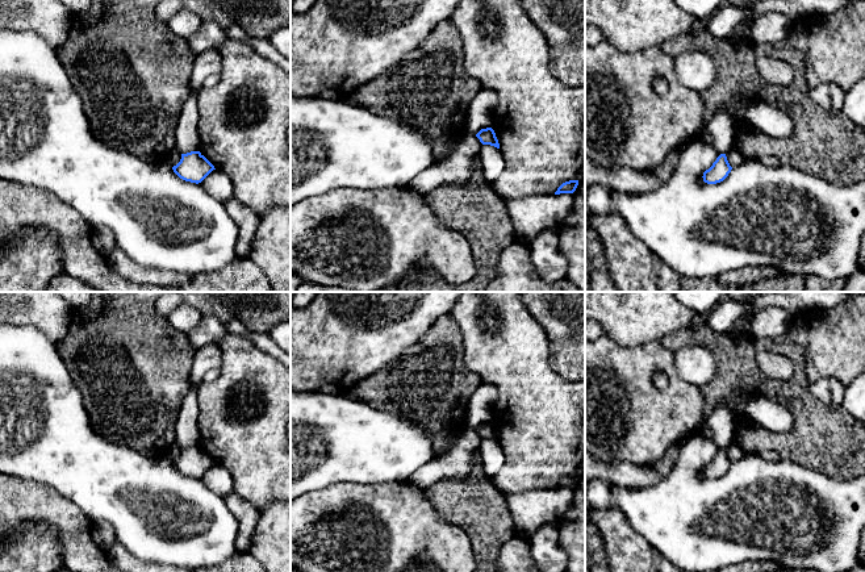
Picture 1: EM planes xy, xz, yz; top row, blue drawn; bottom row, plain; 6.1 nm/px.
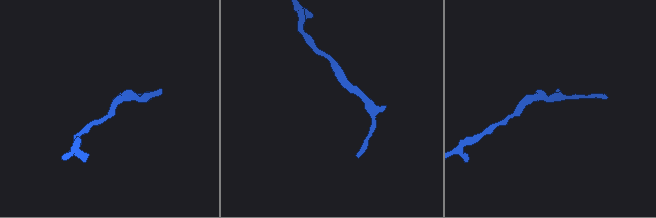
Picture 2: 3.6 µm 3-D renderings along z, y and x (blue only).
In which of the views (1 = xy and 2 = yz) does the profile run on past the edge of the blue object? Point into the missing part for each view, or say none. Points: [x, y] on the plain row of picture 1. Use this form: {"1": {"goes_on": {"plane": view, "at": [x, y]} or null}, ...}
{"1": {"goes_on": null}, "2": {"goes_on": null}}

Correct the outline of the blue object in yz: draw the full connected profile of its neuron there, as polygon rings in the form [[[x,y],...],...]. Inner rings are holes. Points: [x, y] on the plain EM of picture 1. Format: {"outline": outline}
{"outline": [[[720,448],[713,460],[703,467],[703,476],[707,479],[716,479],[723,476],[728,468],[731,467],[732,462],[730,460],[726,448]]]}

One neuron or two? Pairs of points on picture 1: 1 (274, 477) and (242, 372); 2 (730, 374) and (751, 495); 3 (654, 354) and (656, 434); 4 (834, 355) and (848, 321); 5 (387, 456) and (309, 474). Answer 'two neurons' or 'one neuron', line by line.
1: one neuron
2: two neurons
3: one neuron
4: one neuron
5: one neuron

